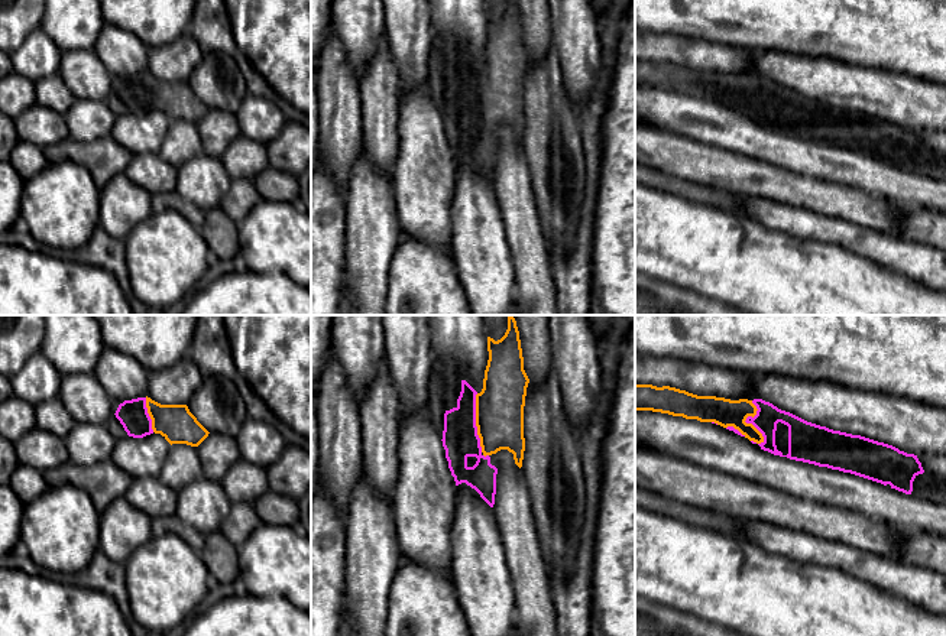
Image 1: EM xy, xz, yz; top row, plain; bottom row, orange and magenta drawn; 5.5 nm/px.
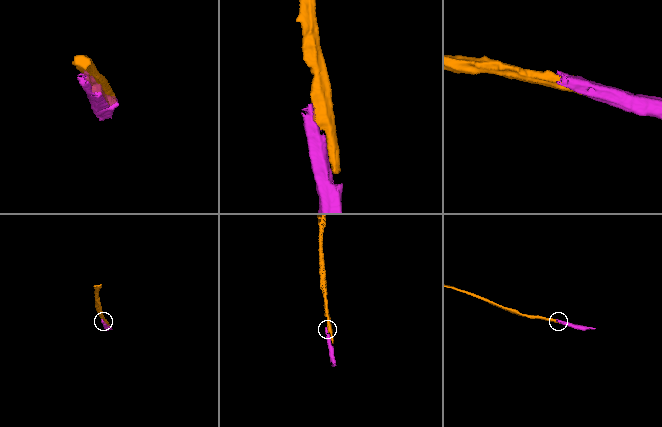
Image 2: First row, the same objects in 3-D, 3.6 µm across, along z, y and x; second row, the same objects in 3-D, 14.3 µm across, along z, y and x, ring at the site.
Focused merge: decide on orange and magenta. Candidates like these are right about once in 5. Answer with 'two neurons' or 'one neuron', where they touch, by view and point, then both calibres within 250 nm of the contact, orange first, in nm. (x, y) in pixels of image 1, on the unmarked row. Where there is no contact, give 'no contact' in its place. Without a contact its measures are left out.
one neuron | yz (745, 99) | 160/130 nm

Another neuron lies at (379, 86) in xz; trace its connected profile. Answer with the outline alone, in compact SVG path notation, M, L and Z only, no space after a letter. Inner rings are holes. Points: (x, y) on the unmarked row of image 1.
M386 36L359 80L365 149L376 169L393 186L398 159L399 78Z

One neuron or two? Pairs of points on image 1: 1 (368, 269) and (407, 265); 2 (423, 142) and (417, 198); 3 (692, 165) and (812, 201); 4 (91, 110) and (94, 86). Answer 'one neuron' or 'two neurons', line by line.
1: two neurons
2: one neuron
3: one neuron
4: two neurons

